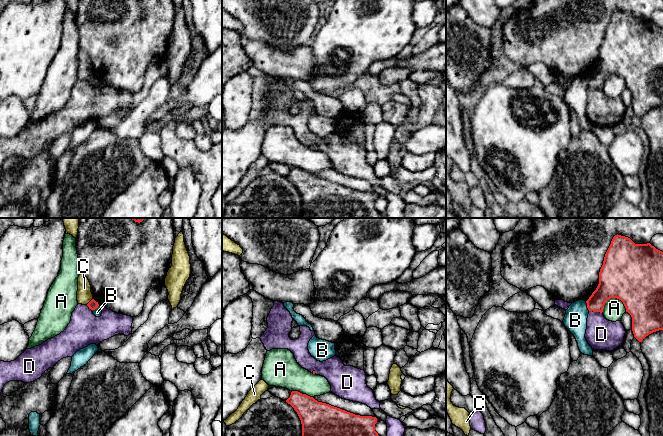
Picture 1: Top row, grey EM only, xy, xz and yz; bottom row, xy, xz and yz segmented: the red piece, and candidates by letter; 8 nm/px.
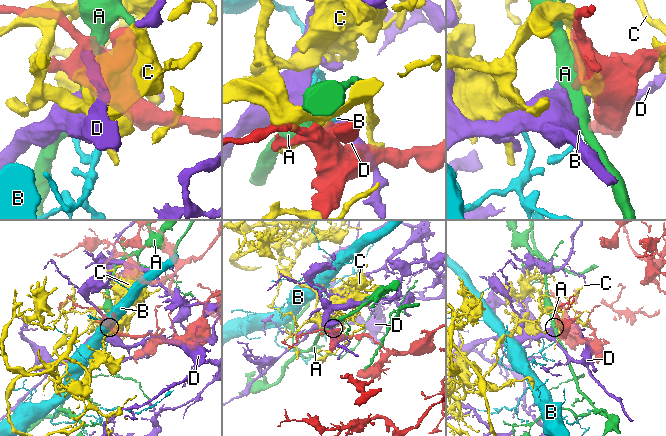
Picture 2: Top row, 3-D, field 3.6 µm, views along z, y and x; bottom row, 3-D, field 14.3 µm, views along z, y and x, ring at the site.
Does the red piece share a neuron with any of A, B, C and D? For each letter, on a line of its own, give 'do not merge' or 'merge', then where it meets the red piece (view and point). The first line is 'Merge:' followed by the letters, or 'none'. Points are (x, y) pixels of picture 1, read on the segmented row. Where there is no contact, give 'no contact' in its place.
Merge: none
A: do not merge | yz (611, 297)
B: do not merge | yz (587, 306)
C: do not merge | xy (90, 301)
D: do not merge | yz (595, 311)

